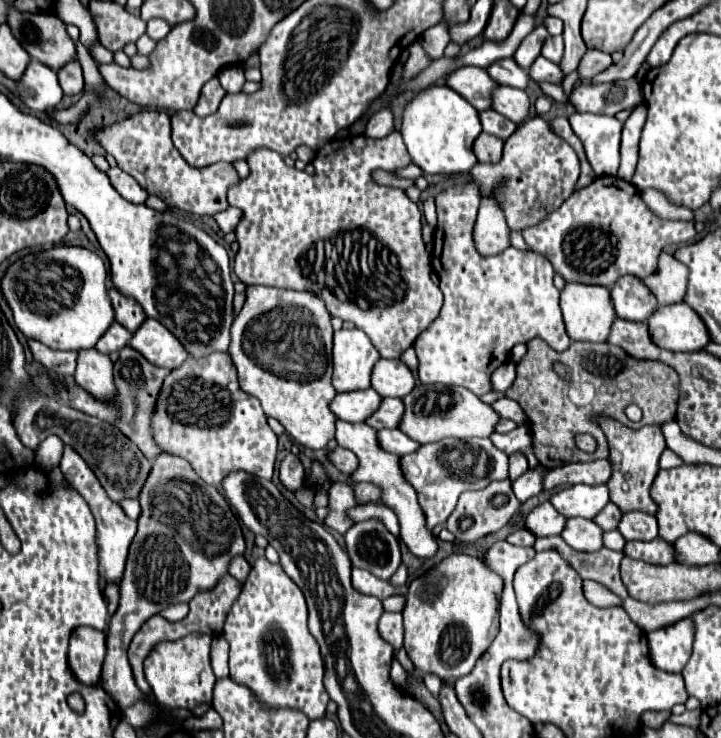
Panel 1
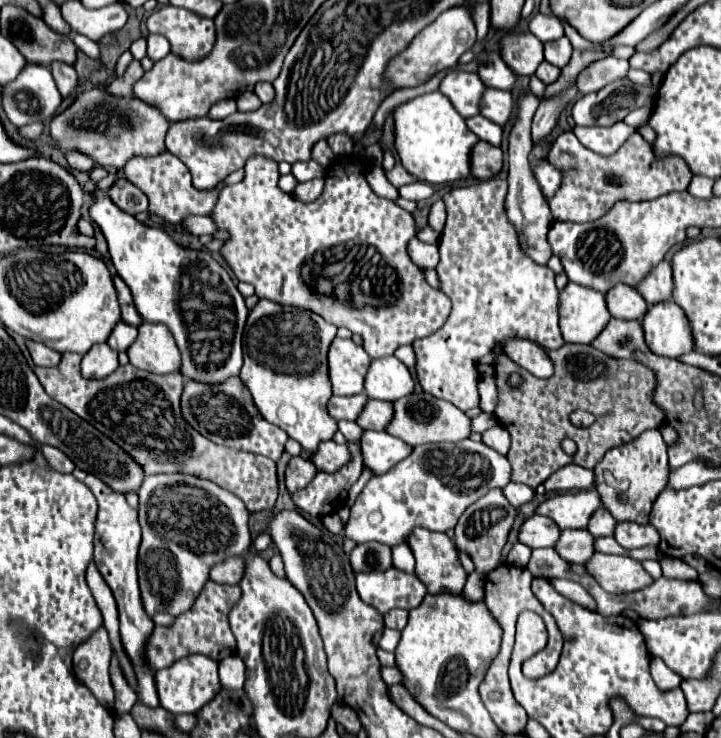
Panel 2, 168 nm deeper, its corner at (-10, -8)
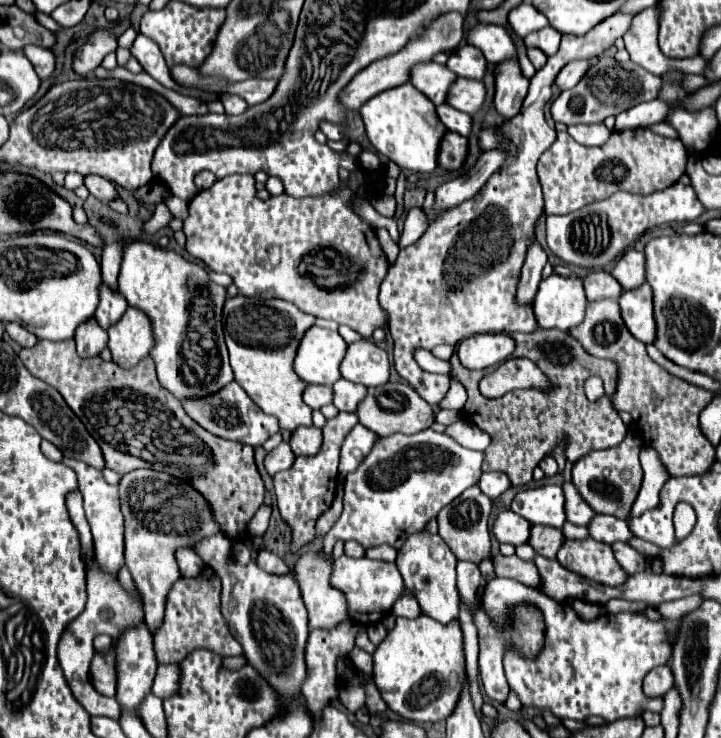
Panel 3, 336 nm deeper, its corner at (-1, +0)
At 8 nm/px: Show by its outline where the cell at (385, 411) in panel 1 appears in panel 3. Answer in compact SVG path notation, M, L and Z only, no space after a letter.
M338 380L334 388L334 406L340 412L356 412L358 404L366 398L366 388L362 384L354 384L348 380Z

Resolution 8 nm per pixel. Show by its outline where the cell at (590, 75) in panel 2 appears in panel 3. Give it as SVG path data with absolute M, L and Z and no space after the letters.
M574 60L574 62L566 64L562 68L562 72L558 74L558 78L556 78L556 86L560 86L560 90L574 88L584 78L584 74L588 72L588 68L590 68L588 60Z

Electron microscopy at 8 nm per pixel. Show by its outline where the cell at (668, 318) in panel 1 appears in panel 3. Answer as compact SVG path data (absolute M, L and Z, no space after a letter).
M642 284L636 290L624 292L620 298L620 308L632 336L644 344L652 344L656 338L656 320L650 284Z

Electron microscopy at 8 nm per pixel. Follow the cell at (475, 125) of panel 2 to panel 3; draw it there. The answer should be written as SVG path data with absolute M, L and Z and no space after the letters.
M448 104L438 106L438 118L452 132L458 132L462 136L470 136L472 134L472 116L464 114L464 112L448 106Z

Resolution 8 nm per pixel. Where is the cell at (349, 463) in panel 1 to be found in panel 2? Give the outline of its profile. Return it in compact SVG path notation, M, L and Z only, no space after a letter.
M325 440L319 448L311 454L311 462L317 470L323 472L337 472L349 460L349 450L345 444L337 444L333 440Z

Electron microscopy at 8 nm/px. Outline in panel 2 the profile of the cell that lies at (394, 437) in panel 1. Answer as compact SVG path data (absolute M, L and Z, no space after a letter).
M363 432L361 452L363 452L363 466L371 470L373 476L387 472L399 460L411 454L411 446L403 440L387 434L387 432Z

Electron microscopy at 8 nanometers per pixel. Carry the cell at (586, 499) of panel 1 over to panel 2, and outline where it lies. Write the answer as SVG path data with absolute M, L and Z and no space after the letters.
M581 490L581 492L565 492L557 494L545 502L541 502L535 508L535 514L551 518L561 530L583 530L587 528L587 522L591 514L601 506L599 494L593 490Z

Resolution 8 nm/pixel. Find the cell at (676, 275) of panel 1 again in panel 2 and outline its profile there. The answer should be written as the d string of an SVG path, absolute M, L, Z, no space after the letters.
M659 262L639 284L637 292L645 298L649 306L671 300L671 290L673 290L673 276L671 276L671 264L669 262Z

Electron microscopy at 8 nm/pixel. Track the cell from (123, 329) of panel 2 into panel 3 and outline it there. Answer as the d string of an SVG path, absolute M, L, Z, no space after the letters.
M102 284L102 296L100 296L100 304L98 304L98 312L96 312L96 322L108 330L110 326L114 326L126 312L128 304L126 300L122 300L122 294L118 292L112 292L110 294L110 288L106 288Z

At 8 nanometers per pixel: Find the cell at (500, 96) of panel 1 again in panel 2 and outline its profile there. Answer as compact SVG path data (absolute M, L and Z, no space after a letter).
M487 88L487 92L483 92L483 104L479 104L479 114L503 126L513 114L513 108L515 108L515 100L507 90Z

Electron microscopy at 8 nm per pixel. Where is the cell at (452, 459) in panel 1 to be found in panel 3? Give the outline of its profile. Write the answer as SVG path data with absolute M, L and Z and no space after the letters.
M436 430L394 434L380 438L370 456L344 482L344 512L324 536L326 554L336 540L356 540L364 548L390 544L402 548L406 536L422 532L438 512L482 476L484 452L460 446L452 436Z

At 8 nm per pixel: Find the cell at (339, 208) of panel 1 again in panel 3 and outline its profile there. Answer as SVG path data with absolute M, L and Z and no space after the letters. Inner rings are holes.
M230 174L216 180L212 188L200 190L194 200L190 200L190 216L184 222L184 232L188 236L186 250L196 260L202 260L210 270L232 276L242 296L292 302L306 314L350 326L366 340L372 338L376 328L386 328L388 312L378 304L378 292L388 274L390 262L378 240L376 228L354 210L354 192L342 184L330 194L306 198L280 194L260 200L256 194L254 174ZM268 244L280 248L280 262L272 270L264 270L256 260L258 250Z

